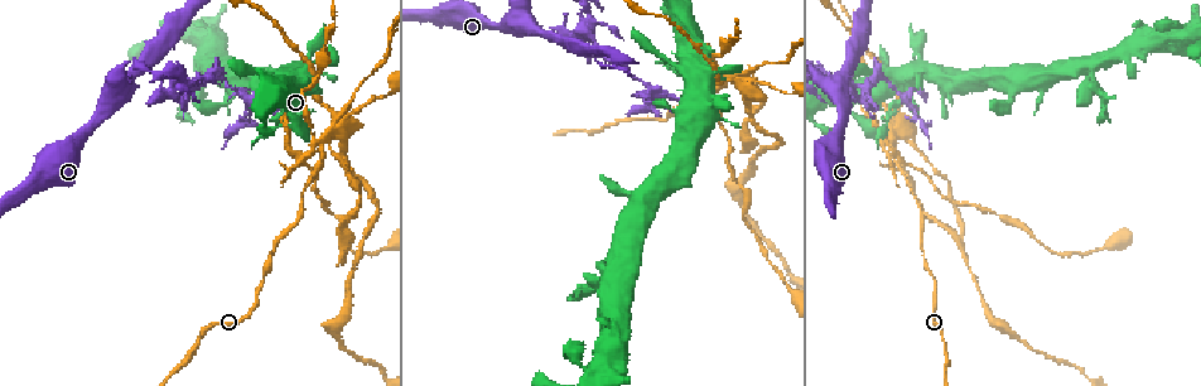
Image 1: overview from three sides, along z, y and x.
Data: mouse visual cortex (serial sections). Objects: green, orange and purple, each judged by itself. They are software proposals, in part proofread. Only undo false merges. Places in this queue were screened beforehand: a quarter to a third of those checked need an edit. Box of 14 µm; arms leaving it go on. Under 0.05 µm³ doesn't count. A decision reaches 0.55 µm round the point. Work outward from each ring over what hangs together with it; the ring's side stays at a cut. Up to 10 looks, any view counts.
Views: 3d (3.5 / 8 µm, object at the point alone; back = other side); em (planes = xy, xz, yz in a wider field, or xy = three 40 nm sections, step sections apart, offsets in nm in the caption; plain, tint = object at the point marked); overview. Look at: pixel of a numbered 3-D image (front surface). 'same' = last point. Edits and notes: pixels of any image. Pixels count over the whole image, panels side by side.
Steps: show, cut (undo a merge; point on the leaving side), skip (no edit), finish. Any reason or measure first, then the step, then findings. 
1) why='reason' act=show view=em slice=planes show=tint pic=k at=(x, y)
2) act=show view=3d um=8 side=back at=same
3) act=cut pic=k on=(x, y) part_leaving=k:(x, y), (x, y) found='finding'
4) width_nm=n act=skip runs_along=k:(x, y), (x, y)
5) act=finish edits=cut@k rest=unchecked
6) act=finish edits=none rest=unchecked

why='thin neck' act=show view=3d um=3.5 pic=1 at=(588, 22)

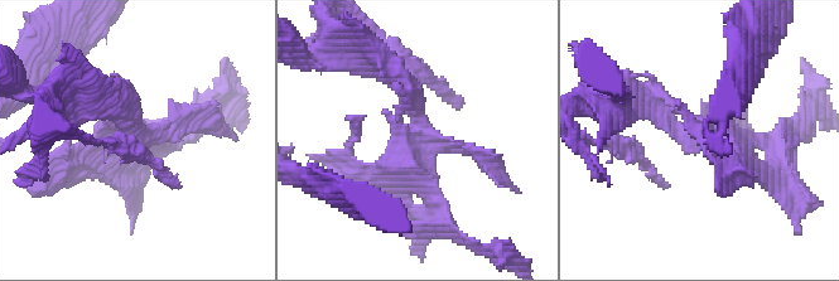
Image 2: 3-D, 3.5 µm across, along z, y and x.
why='need the tissue' act=show view=em slice=xy step=5 show=tint pic=2 at=(423, 139)

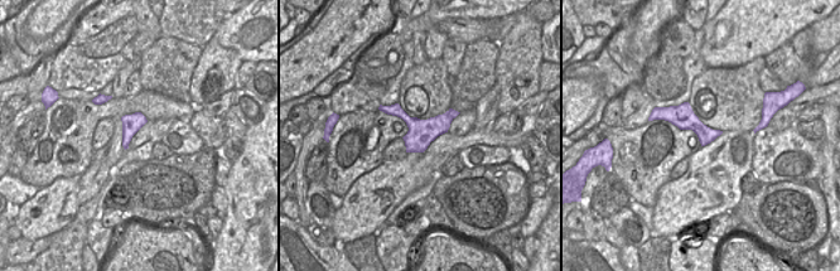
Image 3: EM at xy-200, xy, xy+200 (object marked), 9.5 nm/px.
act=skip runs_along=3:(659, 112), (717, 132) found='continuous, no second cell'

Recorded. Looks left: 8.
why='four or more arms meet' act=show view=em slice=planes show=tint pic=1 at=(727, 77)

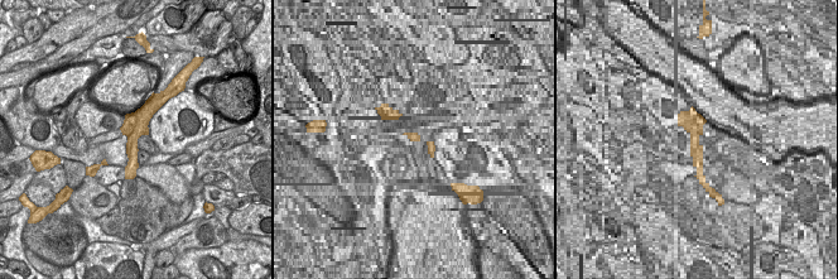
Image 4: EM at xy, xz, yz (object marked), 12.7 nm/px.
act=show view=3d um=3.5 at=same

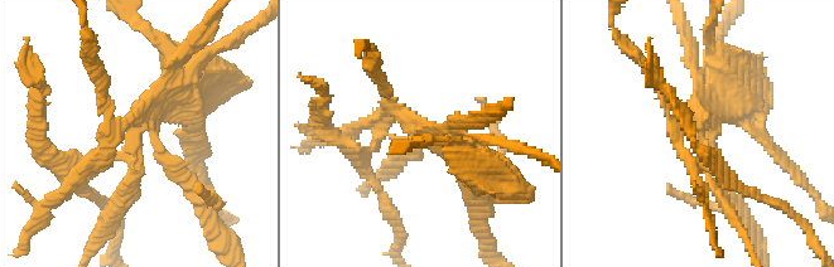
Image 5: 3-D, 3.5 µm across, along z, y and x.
act=cut pic=5 on=(464, 183) found='a second cell is stuck on'

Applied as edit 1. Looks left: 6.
why='narrows sharply' act=show view=3d um=3.5 pic=1 at=(1104, 98)

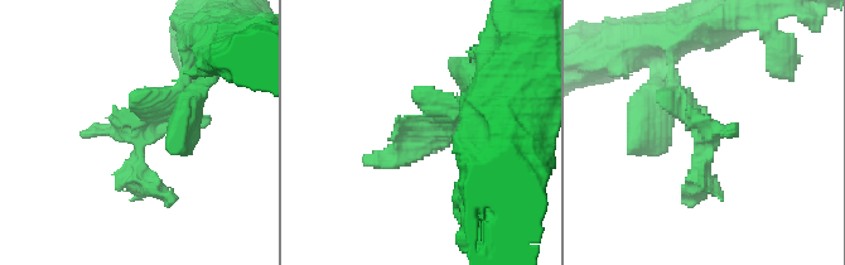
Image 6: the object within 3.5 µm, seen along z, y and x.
act=show view=em slice=xy step=2 show=tint pic=6 at=(140, 129)

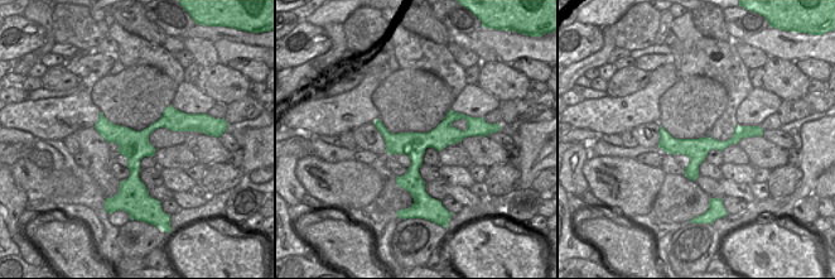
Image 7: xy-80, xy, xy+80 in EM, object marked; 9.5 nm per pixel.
act=cut pic=6 on=(133, 160) found='two cells meet here'

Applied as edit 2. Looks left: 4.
why='thick turns thin' act=show view=3d um=3.5 pic=1 at=(1182, 37)

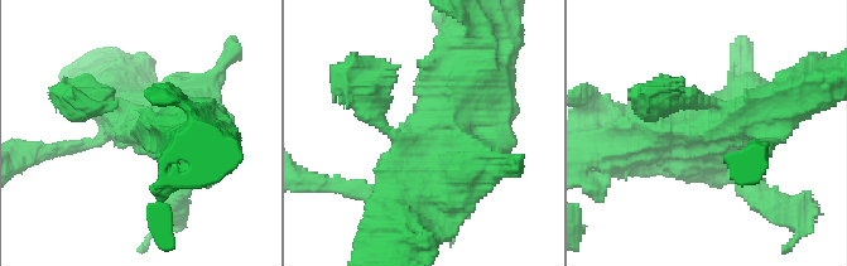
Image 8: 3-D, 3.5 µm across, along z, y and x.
act=show view=em slice=xy step=5 show=tint pic=8 at=(445, 132)

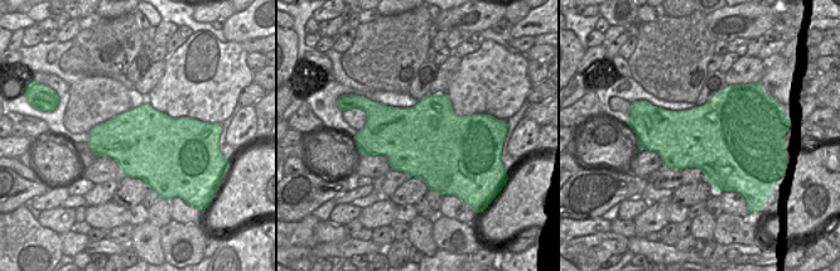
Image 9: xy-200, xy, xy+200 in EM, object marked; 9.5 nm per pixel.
why='another direction' act=show view=em slice=xy step=1 show=tint at=same

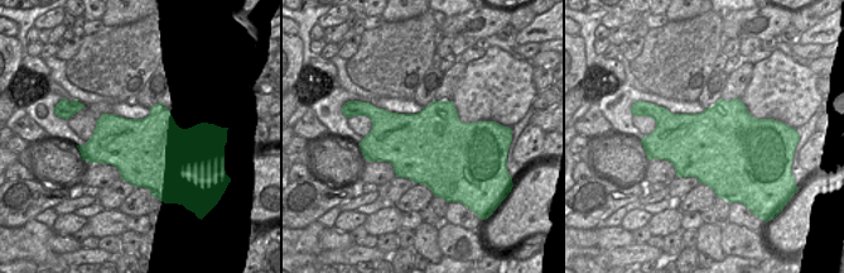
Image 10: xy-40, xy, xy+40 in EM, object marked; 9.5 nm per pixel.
act=skip found='continuous, no second cell'

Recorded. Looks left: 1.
act=finish edits=cut@5,cut@6 rest=unchecked

